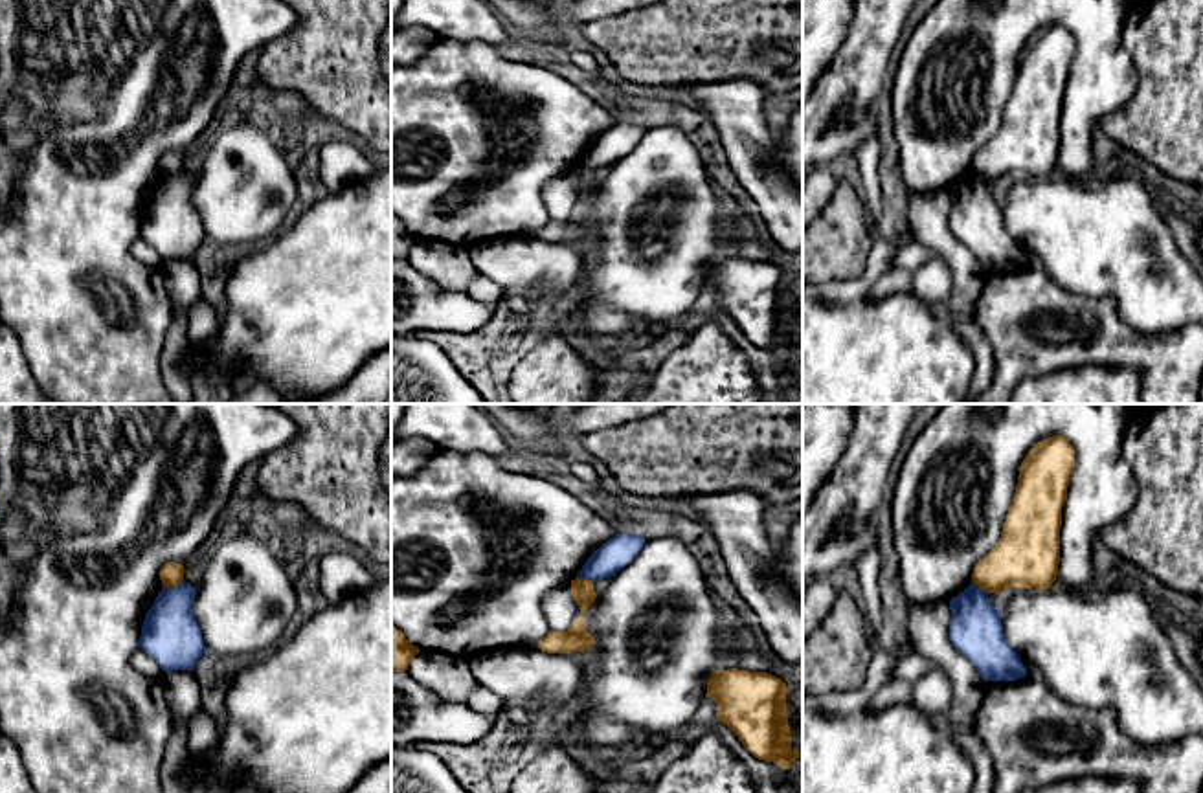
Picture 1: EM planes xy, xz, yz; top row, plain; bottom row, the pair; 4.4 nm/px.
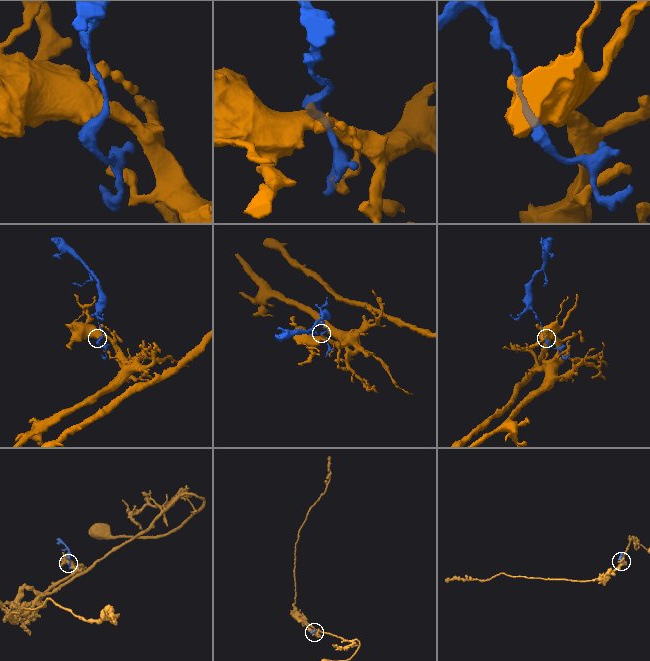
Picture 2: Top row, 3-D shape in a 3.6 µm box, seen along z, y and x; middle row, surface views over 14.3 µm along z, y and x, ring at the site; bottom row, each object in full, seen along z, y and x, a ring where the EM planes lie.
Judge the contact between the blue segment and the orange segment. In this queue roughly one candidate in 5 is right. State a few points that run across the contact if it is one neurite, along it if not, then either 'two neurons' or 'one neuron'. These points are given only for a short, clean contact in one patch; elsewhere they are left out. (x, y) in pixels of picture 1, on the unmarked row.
line xy (182, 167), (179, 173), (164, 177); two neurons

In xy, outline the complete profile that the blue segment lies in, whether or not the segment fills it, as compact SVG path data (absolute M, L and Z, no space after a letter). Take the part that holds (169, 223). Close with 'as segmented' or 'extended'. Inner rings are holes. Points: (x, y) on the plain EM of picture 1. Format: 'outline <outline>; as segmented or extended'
outline M186 169L174 176L162 176L147 200L138 235L145 239L163 261L193 259L206 242L198 211L193 204L197 176Z; as segmented

